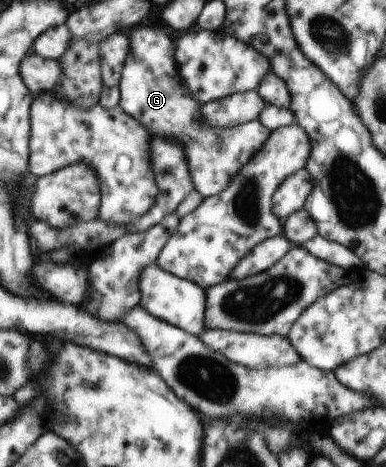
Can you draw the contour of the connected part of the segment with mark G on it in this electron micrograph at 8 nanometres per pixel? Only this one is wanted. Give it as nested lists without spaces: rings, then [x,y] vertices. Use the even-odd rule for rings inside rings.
[[[144,25],[134,28],[134,33],[129,31],[128,35],[130,51],[118,85],[121,93],[119,106],[154,136],[173,140],[182,146],[195,189],[204,198],[218,195],[228,187],[230,180],[233,181],[233,175],[261,150],[270,131],[258,120],[231,128],[201,125],[202,113],[195,110],[199,101],[192,94],[188,95],[183,84],[176,65],[174,41],[164,31]]]

